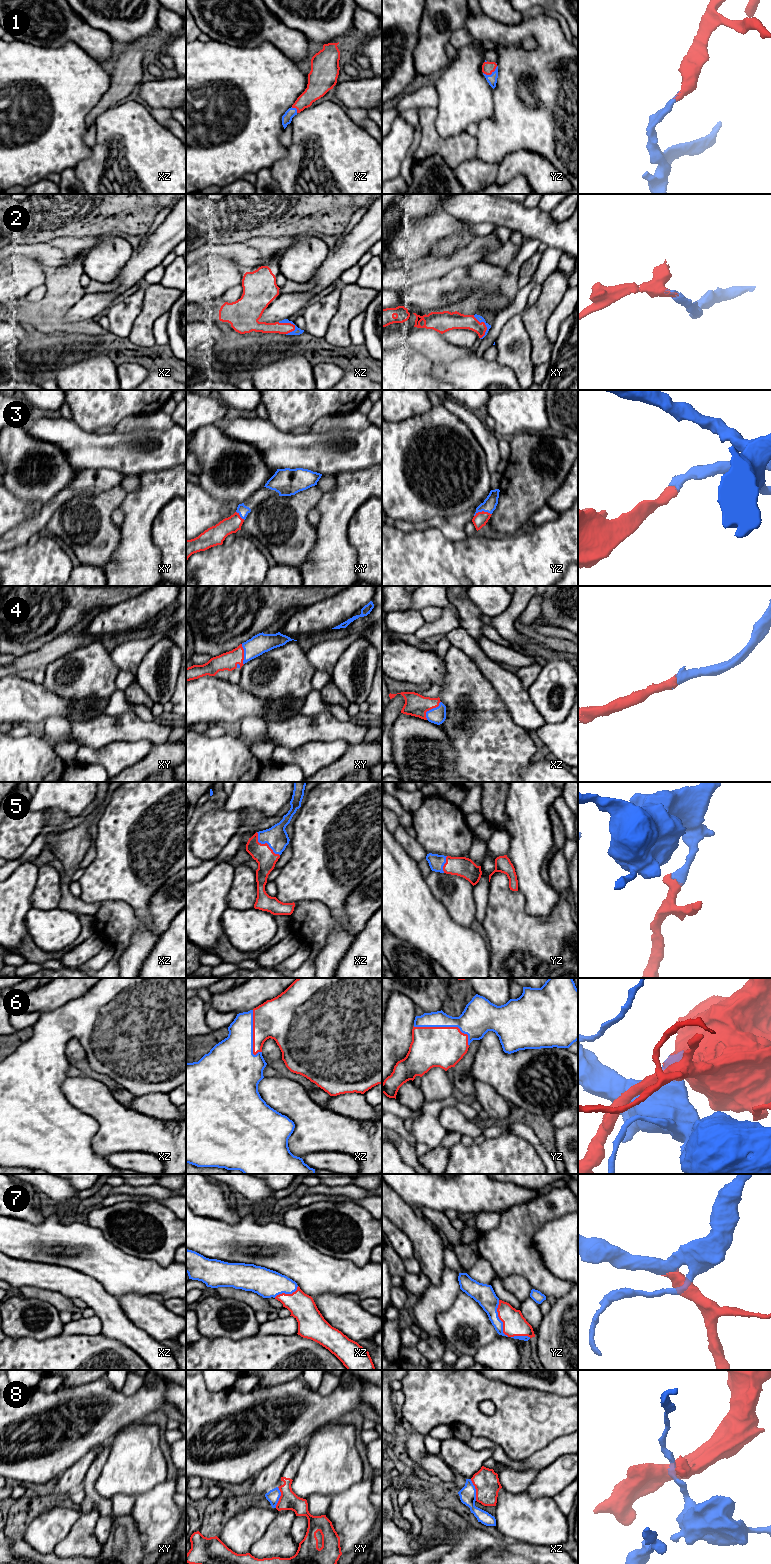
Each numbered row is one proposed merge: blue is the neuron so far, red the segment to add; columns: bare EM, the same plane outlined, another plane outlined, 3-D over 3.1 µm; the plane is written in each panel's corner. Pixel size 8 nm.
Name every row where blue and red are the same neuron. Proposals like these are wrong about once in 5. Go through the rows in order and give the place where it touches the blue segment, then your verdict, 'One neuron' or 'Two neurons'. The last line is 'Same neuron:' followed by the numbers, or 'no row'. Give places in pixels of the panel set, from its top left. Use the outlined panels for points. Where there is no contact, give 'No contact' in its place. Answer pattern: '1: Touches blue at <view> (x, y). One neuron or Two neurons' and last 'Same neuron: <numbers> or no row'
1: Touches blue at yz (491, 74). One neuron
2: Touches blue at xz (288, 322). One neuron
3: Touches blue at yz (482, 510). One neuron
4: Touches blue at xz (431, 709). One neuron
5: Touches blue at xz (265, 842). One neuron
6: Touches blue at yz (445, 1026). One neuron
7: Touches blue at yz (499, 1319). One neuron
8: Touches blue at xz (475, 1490). Two neurons
Same neuron: 1, 2, 3, 4, 5, 6, 7

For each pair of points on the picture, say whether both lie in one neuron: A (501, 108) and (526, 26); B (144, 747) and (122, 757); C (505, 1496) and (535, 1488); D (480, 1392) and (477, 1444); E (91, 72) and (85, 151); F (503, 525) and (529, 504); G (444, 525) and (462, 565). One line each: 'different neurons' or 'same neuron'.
A: same neuron
B: same neuron
C: different neurons
D: different neurons
E: same neuron
F: same neuron
G: different neurons

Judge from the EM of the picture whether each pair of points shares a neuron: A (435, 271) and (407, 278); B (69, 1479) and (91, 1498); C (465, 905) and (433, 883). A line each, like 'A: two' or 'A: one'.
A: one
B: two
C: one

